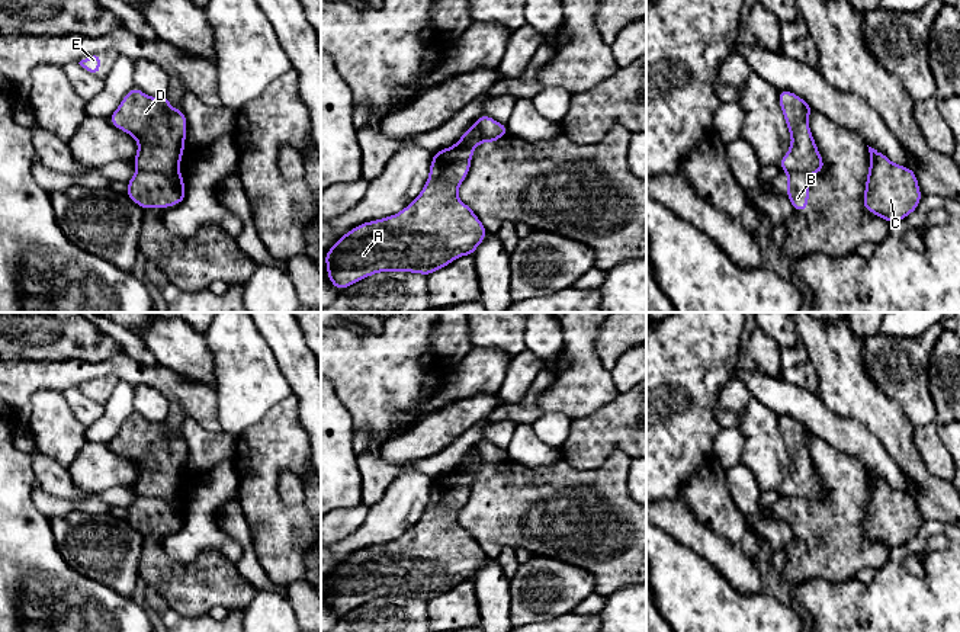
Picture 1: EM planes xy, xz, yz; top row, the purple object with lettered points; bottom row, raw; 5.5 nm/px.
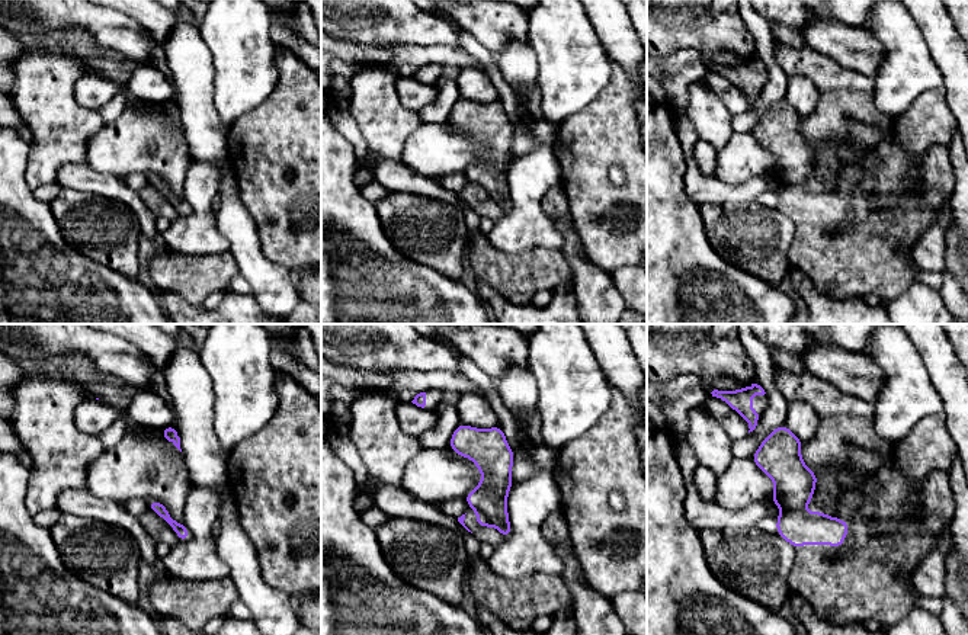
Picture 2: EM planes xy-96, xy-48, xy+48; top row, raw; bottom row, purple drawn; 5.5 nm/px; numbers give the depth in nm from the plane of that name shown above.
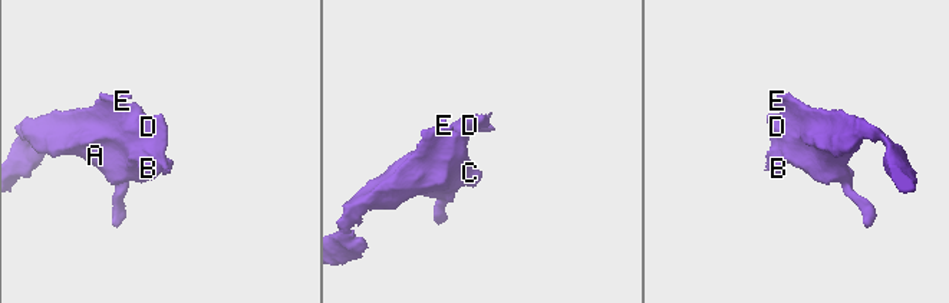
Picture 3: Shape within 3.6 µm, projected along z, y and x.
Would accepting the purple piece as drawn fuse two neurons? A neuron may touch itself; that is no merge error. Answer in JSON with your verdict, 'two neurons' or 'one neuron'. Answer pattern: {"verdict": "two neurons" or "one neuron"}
{"verdict": "two neurons"}

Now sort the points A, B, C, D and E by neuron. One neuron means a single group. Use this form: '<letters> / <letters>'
A C D E / B

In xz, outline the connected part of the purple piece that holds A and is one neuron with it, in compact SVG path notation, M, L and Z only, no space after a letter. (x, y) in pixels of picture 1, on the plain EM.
M456 468L433 479L430 500L420 520L395 540L367 546L341 561L322 583L327 601L334 613L344 616L353 609L381 597L408 597L428 601L453 588L460 581L473 581L478 571L489 559L471 532L457 523L460 509L468 503L475 475L473 468Z

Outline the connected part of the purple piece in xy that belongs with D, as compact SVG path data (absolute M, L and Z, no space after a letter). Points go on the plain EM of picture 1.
M134 411L109 442L110 449L132 461L139 469L132 485L137 495L164 498L180 510L180 487L184 478L187 445L183 436L170 433L170 420L150 423Z

